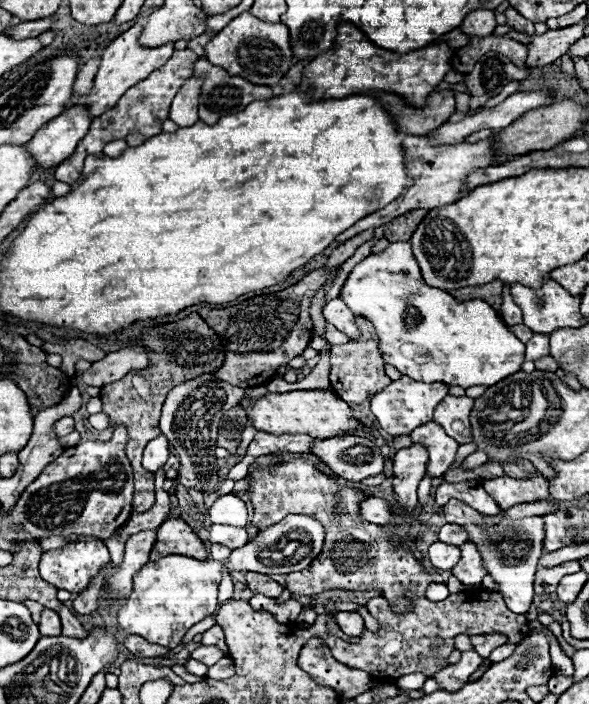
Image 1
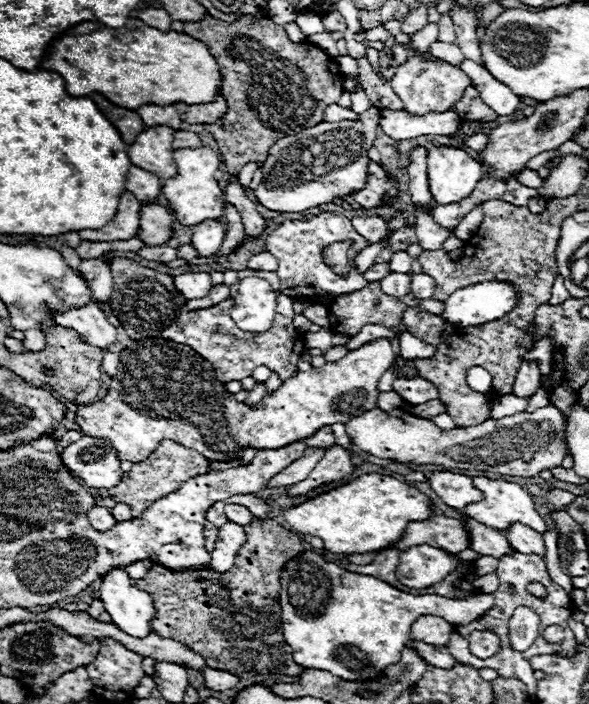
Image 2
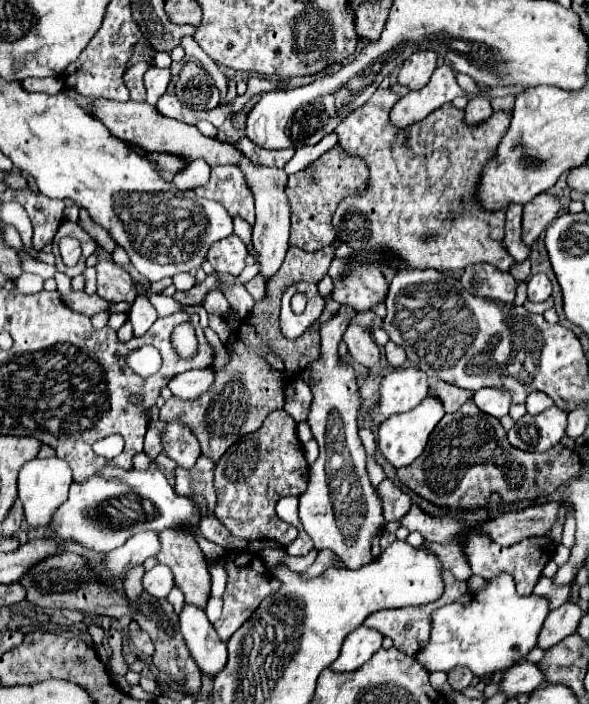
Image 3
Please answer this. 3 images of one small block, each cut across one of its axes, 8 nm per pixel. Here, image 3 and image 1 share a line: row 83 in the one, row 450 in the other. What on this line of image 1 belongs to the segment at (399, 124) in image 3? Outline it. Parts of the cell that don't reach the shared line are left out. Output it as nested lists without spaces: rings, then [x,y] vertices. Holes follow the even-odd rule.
[[[436,422],[420,426],[410,436],[412,436],[412,442],[424,444],[428,448],[428,454],[430,454],[428,474],[436,476],[436,478],[442,476],[448,470],[448,466],[454,462],[454,456],[456,456],[456,450],[460,444],[454,438],[450,438],[442,430],[442,426],[438,426]]]

